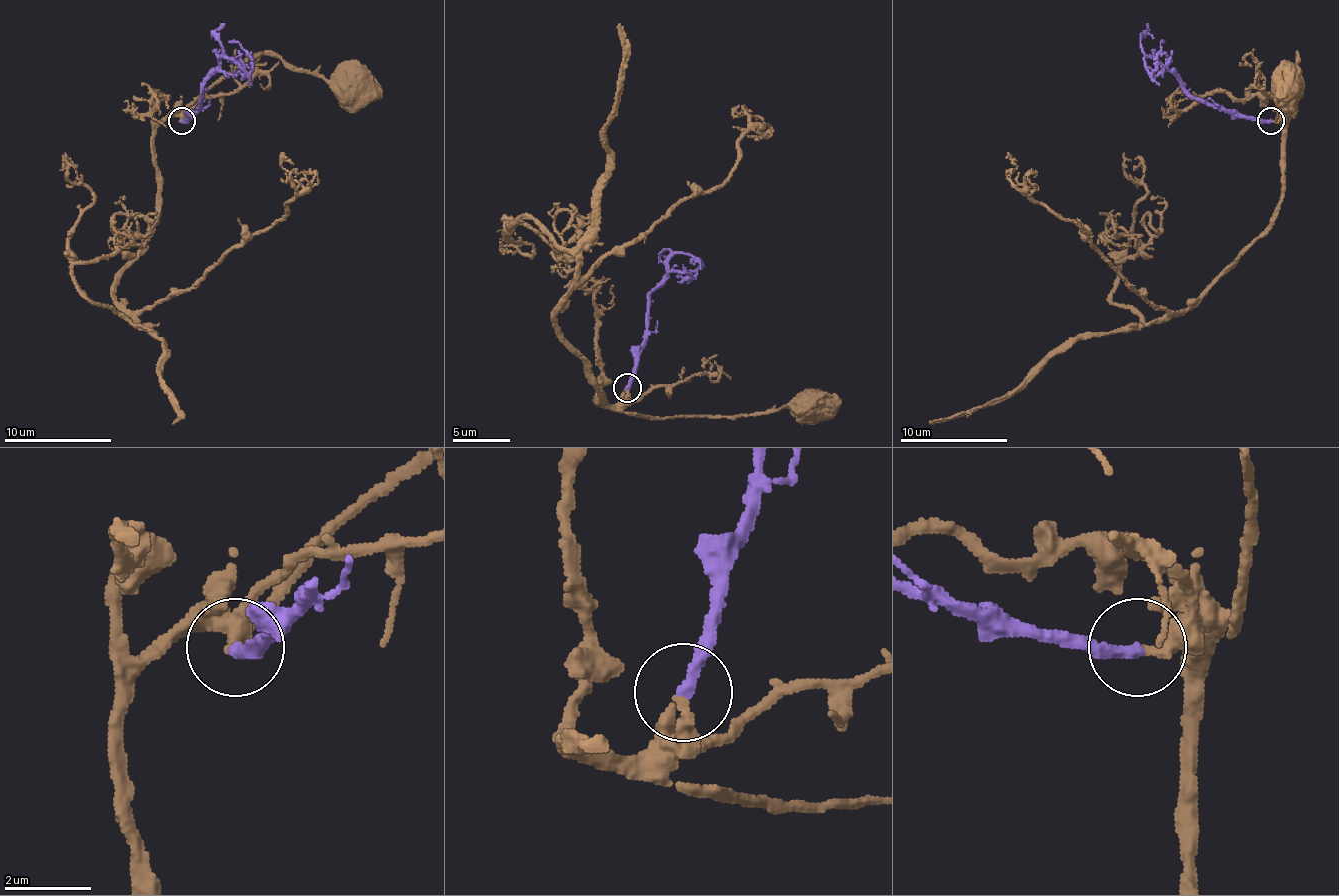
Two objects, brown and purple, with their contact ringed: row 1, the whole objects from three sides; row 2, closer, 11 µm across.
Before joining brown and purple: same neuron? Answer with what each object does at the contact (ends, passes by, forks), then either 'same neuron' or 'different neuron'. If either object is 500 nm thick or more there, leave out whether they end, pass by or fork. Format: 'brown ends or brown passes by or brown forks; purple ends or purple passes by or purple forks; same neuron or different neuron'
brown ends; purple ends; same neuron

